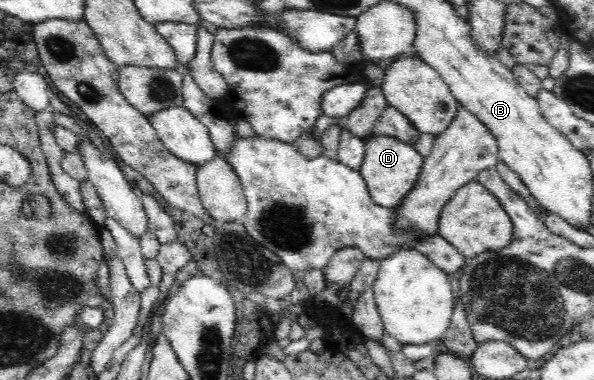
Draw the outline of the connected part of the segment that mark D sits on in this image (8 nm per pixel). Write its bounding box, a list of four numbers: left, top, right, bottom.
[358,131,424,208]

